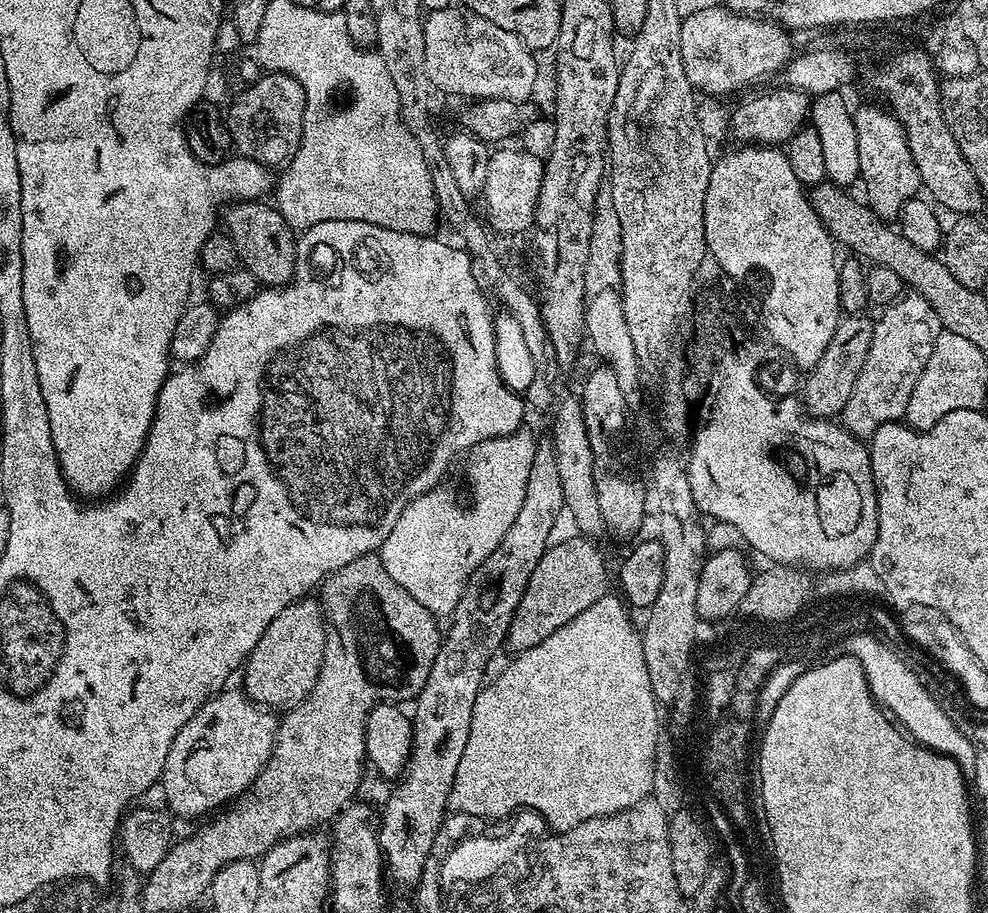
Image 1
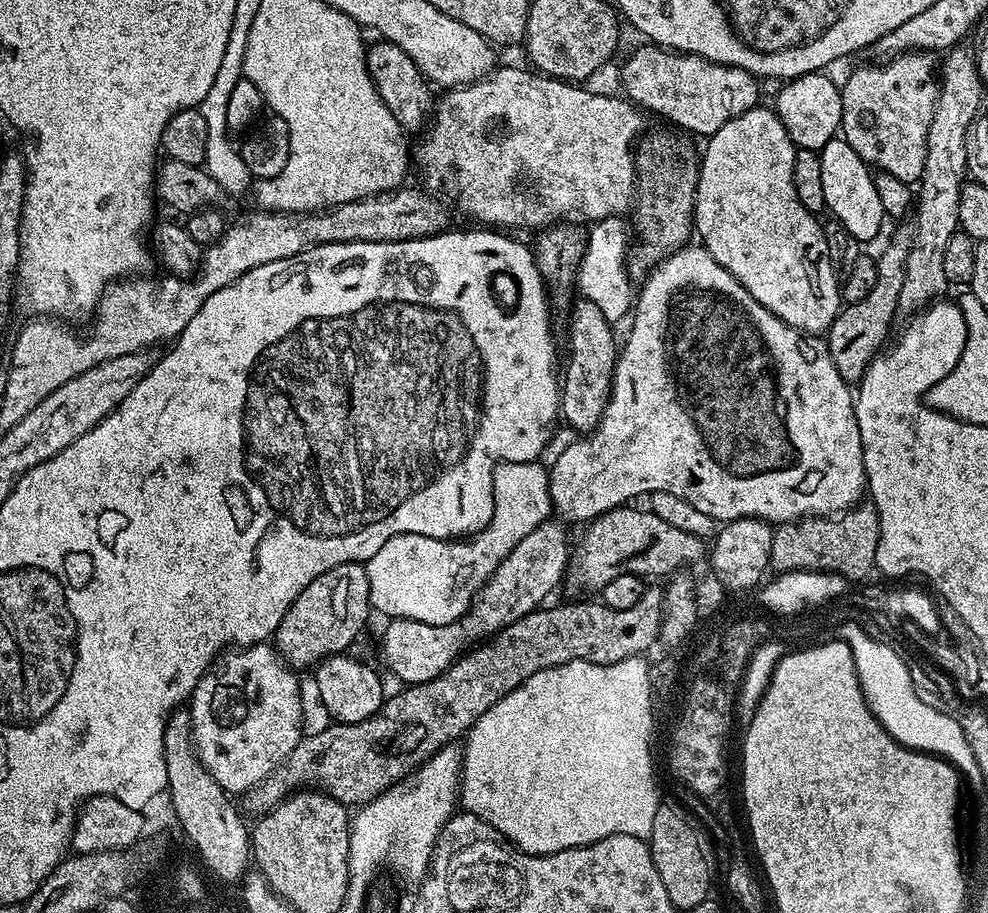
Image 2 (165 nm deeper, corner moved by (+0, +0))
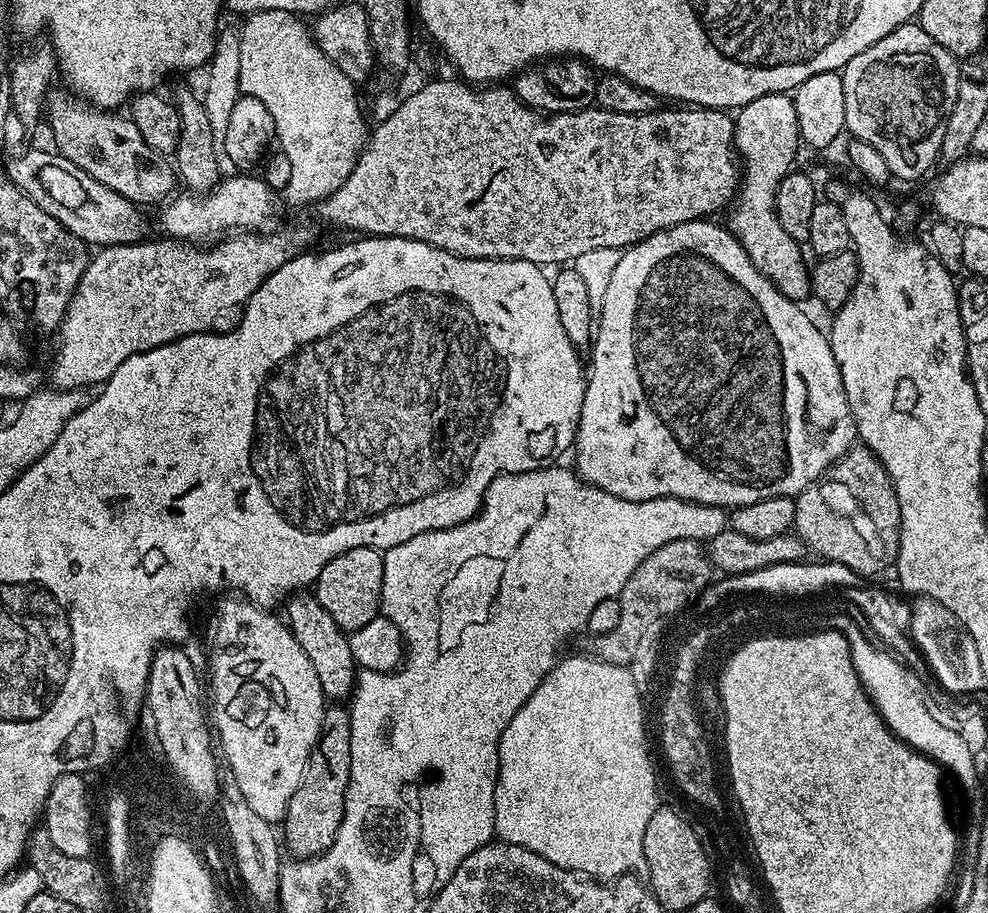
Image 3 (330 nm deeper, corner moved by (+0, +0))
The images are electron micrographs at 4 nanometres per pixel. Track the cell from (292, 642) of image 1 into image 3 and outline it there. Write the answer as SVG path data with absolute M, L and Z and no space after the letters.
M355 548L346 554L338 554L318 574L314 585L316 600L334 618L334 622L343 628L345 633L366 626L374 617L381 615L380 591L384 577L384 557L379 548Z

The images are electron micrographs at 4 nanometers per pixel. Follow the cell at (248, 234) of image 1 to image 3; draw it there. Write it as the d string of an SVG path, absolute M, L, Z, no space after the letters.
M62 90L53 91L44 107L58 153L81 166L86 174L104 186L138 205L163 203L178 182L173 163L146 145L131 118L120 118L117 113L95 108L69 91Z

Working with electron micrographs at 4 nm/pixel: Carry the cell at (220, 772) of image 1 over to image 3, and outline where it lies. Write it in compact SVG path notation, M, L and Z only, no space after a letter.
M230 598L225 605L220 638L216 640L215 661L210 665L210 720L218 737L219 749L221 746L228 759L231 779L235 780L238 790L242 790L251 808L261 818L266 818L266 822L276 826L283 821L290 798L294 798L294 790L298 790L308 769L310 754L320 739L326 697L306 650L298 646L298 638L287 623L281 617L279 620L272 615L276 614L260 608L247 598Z

